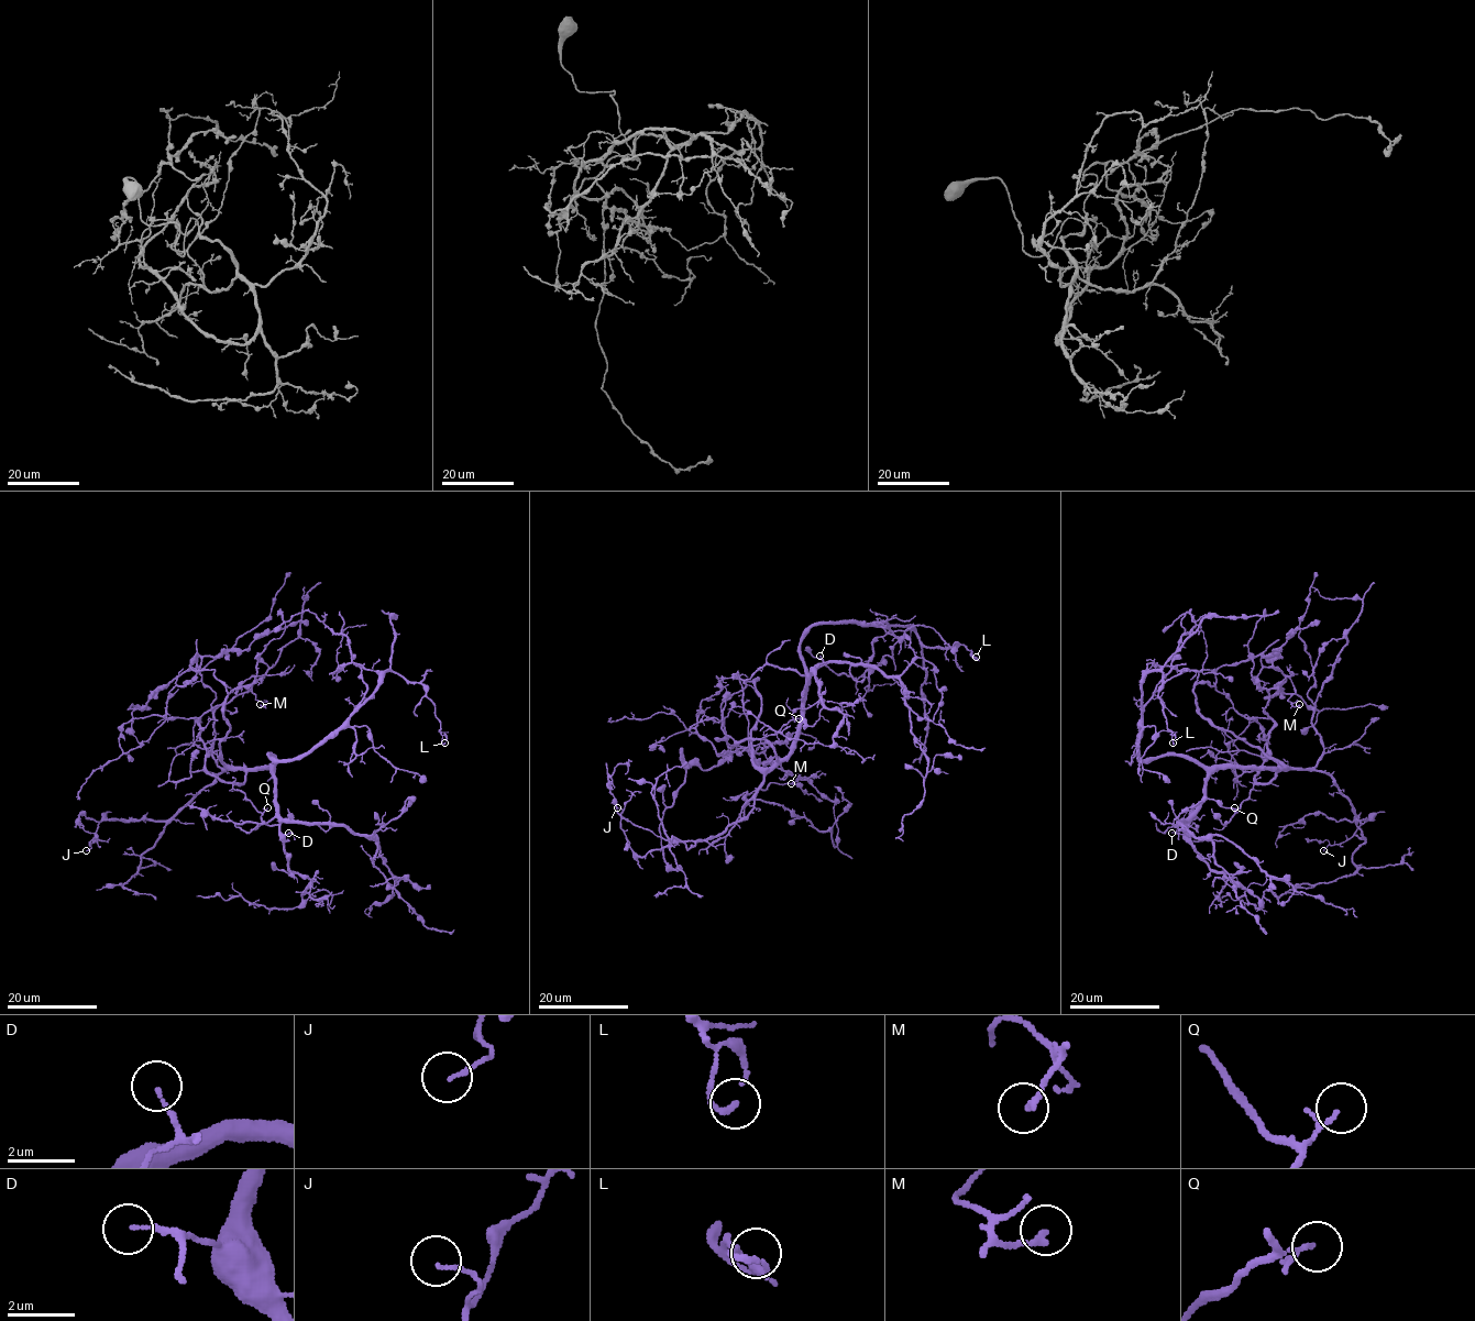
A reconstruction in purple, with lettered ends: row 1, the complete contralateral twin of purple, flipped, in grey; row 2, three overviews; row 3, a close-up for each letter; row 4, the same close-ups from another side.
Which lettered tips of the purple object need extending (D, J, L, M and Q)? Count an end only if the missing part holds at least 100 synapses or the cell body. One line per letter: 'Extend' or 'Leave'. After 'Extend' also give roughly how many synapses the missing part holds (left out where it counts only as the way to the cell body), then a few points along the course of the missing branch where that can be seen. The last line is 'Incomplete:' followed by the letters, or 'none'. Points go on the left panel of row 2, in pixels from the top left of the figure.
D: Leave
J: Leave
L: Leave
M: Leave
Q: Leave
Incomplete: none

